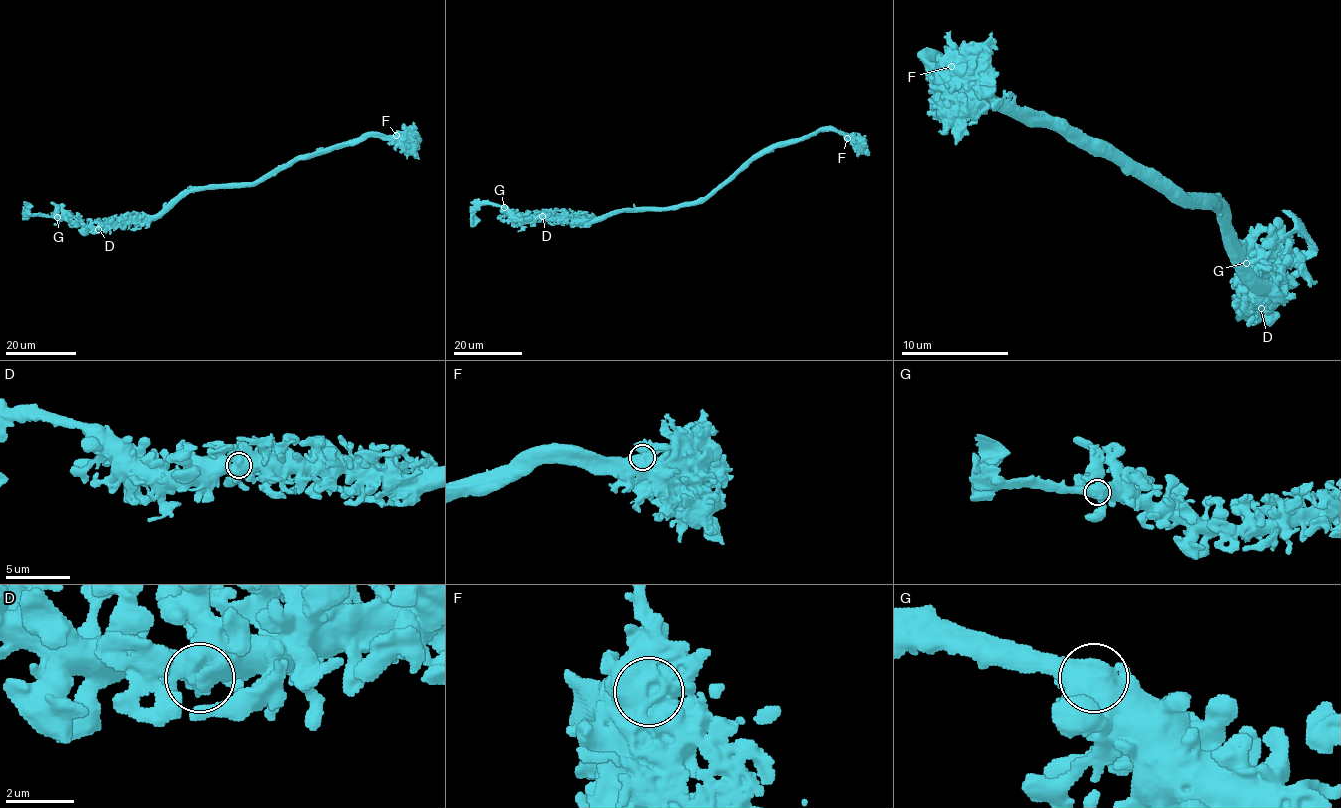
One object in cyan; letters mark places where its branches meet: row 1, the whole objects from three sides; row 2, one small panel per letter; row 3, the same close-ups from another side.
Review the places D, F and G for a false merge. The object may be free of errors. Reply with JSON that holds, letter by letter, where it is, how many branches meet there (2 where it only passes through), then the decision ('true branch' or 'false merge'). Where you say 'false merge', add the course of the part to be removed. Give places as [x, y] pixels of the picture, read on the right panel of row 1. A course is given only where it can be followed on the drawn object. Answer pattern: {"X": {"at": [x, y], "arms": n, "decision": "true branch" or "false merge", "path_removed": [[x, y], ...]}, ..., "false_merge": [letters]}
{"D": {"at": [1261, 308], "arms": 4, "decision": "true branch"}, "F": {"at": [951, 66], "arms": 4, "decision": "true branch"}, "G": {"at": [1246, 263], "arms": 4, "decision": "true branch"}, "false_merge": []}

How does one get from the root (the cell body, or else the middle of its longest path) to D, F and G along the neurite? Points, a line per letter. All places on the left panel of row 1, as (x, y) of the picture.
D: (229, 188), (184, 190), (154, 215), (111, 222), (98, 229)
F: (229, 188), (258, 183), (300, 158), (366, 135), (396, 135)
G: (229, 188), (184, 190), (155, 215), (135, 222), (82, 226), (57, 217)

